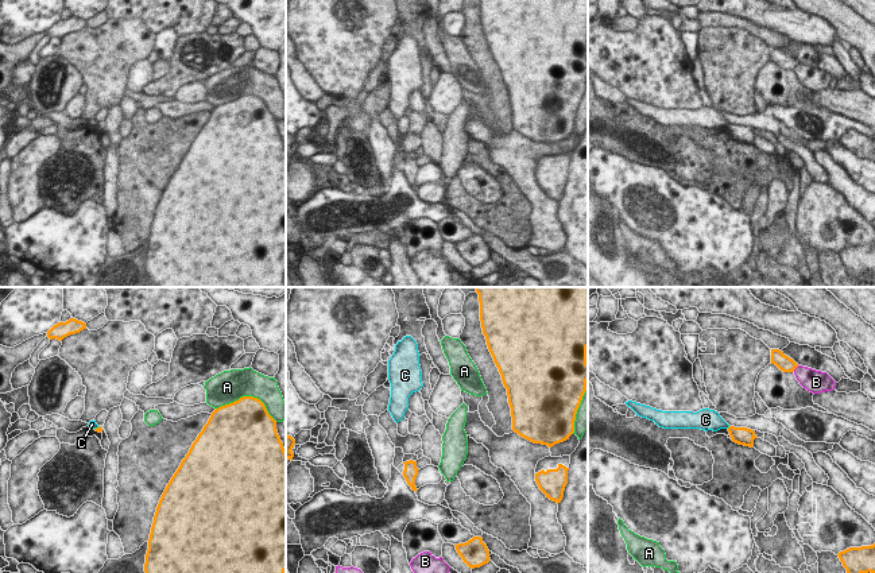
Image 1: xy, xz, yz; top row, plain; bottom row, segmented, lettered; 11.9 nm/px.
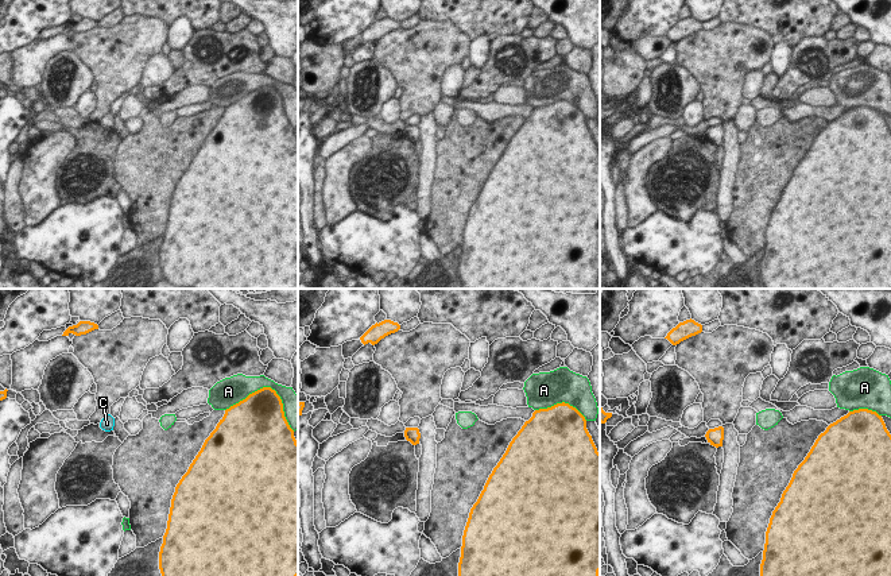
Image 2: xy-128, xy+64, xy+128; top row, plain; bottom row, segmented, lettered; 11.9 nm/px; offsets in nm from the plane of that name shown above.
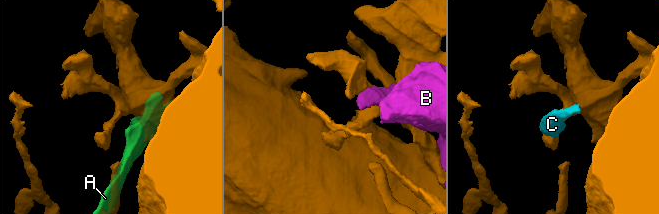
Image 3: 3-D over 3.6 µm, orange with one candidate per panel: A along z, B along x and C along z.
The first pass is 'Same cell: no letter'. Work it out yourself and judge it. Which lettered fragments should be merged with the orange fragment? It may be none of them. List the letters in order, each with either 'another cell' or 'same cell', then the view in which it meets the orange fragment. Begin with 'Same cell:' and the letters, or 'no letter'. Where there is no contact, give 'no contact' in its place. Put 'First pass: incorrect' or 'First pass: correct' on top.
First pass: correct
Same cell: no letter
A: another cell; meets orange in xy
B: another cell; meets orange in yz
C: another cell; meets orange in xy

